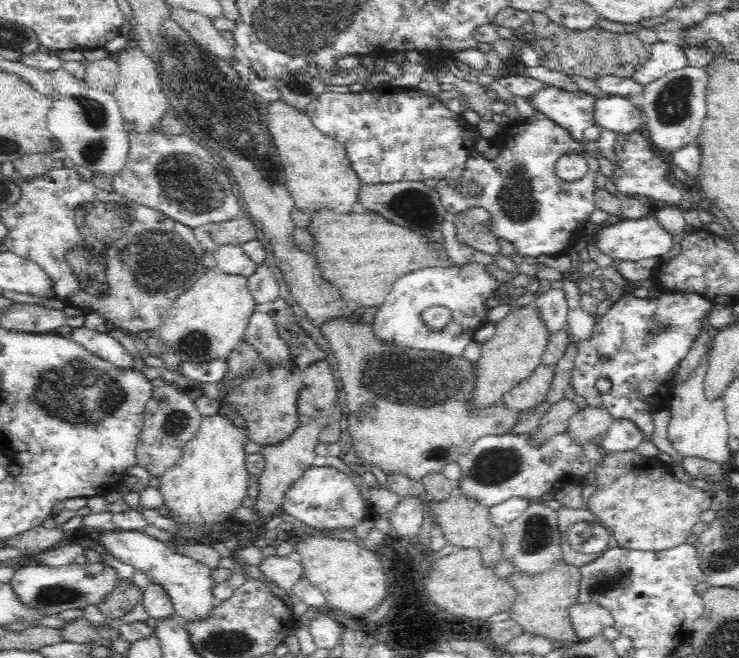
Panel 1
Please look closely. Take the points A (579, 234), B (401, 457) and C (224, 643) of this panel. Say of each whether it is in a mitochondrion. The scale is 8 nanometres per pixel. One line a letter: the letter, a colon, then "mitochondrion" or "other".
A: other
B: other
C: mitochondrion

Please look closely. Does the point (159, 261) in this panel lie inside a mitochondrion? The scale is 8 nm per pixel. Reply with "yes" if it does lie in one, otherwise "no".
yes

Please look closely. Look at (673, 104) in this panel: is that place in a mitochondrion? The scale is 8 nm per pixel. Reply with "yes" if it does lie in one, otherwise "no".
yes

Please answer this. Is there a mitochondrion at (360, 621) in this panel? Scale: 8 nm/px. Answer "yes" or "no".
no

